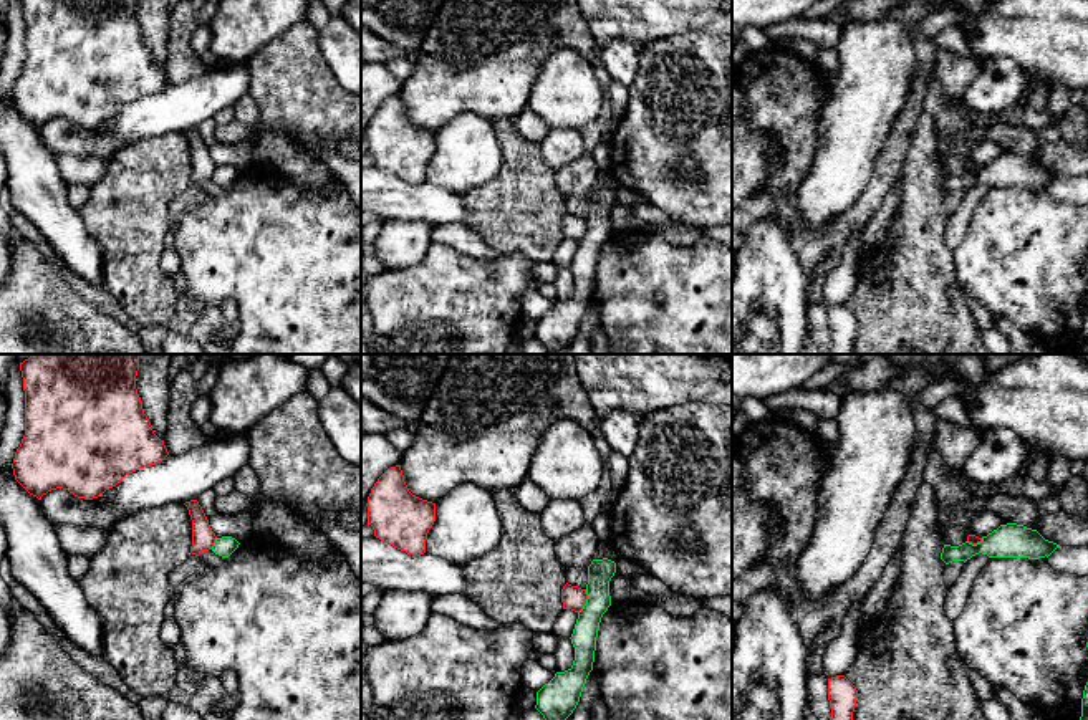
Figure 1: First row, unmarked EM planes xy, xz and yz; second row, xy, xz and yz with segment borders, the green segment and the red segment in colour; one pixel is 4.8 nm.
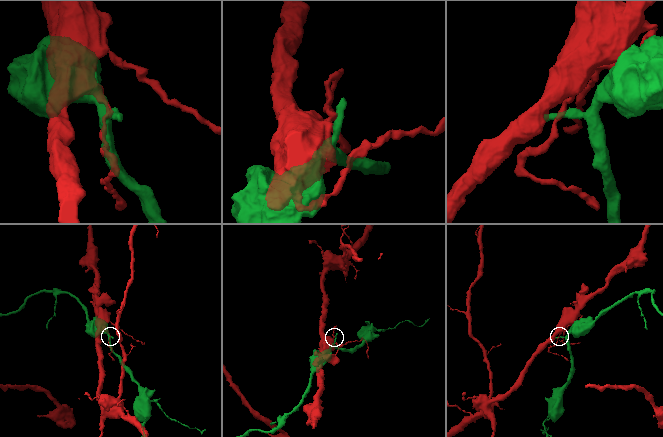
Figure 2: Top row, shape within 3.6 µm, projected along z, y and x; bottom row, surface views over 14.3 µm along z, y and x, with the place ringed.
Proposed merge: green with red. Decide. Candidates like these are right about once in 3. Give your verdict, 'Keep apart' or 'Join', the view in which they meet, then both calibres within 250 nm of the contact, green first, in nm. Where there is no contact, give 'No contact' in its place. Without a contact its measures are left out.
Keep apart. Touches green in xz. Thickness 120 nm (green) against 120 nm

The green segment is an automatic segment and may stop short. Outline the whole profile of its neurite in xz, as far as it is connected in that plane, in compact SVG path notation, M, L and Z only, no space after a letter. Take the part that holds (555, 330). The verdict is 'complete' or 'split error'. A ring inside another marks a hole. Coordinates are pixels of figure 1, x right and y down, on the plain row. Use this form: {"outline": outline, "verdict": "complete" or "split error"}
{"outline": "M603 187L588 195L586 233L578 242L571 263L575 276L573 295L555 306L537 321L535 338L543 348L565 351L576 338L583 316L593 300L596 266L603 243L611 235L609 210L616 202L616 192Z", "verdict": "complete"}

